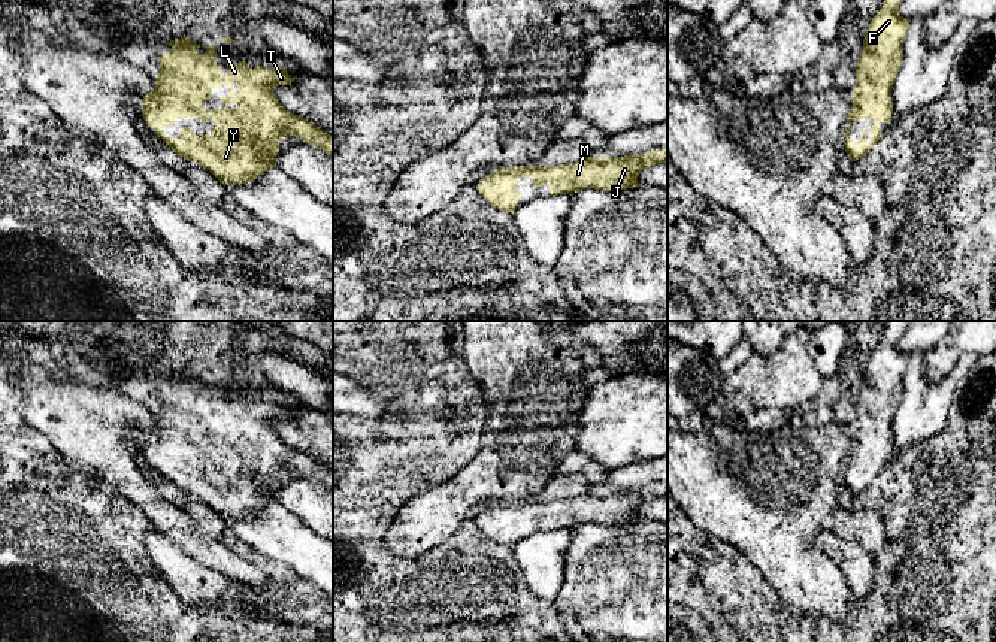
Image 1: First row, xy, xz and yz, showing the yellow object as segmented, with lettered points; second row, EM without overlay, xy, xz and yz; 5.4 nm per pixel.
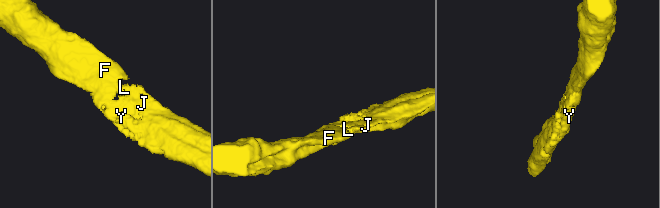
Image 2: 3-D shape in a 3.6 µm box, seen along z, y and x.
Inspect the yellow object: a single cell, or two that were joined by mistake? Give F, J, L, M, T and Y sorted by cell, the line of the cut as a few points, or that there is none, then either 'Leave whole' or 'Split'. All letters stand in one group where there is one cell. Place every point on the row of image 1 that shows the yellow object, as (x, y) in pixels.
Groups: F J L M T Y. No split. Leave whole

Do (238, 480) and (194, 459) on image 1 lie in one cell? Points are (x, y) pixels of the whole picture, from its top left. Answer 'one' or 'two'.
one

